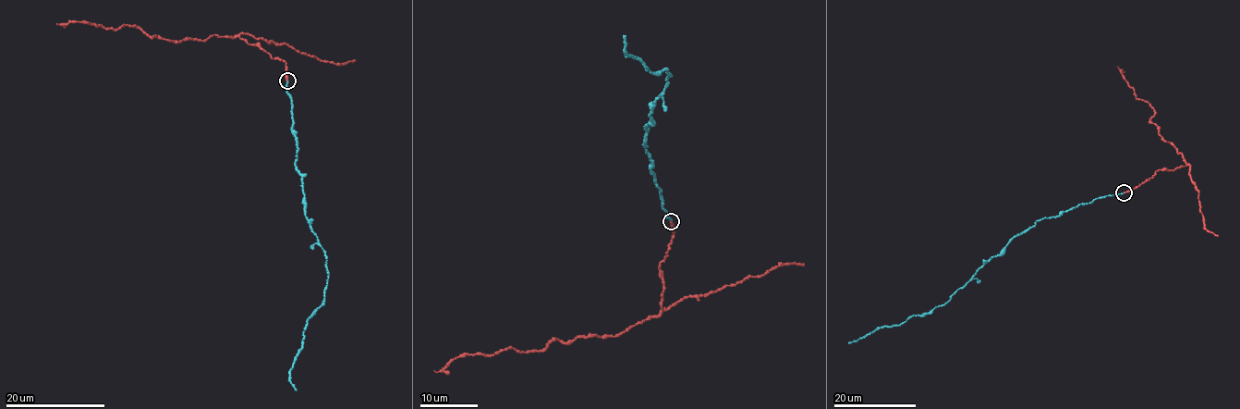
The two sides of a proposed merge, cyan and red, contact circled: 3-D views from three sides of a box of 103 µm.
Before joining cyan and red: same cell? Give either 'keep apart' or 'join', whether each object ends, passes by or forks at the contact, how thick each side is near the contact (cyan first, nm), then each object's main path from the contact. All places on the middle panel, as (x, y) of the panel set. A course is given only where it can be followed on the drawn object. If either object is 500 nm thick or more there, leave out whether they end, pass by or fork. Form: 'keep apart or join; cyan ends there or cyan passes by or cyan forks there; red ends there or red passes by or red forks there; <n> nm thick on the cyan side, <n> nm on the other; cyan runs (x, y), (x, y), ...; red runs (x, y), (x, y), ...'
join; cyan ends there; red ends there; 200 nm thick on the cyan side, 200 nm on the other; cyan runs (671, 220), (644, 145), (655, 100), (671, 76), (665, 68), (652, 73), (626, 55), (624, 36); red runs (671, 222), (672, 242), (660, 267), (661, 313), (614, 336), (553, 339), (535, 352), (467, 354), (434, 371)

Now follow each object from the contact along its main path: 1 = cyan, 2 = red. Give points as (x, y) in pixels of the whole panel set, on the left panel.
1: (287, 80), (306, 215), (327, 256), (328, 271), (323, 299), (309, 316), (290, 373), (296, 390)
2: (286, 80), (285, 62), (237, 37), (173, 43), (134, 26), (113, 30), (87, 22), (56, 24)

